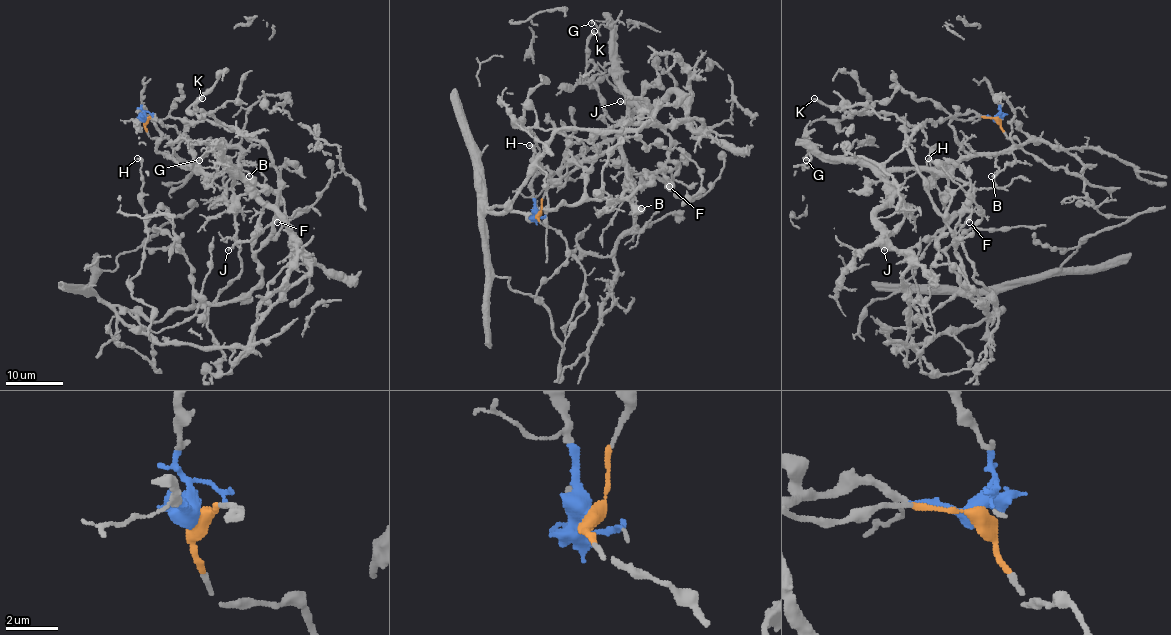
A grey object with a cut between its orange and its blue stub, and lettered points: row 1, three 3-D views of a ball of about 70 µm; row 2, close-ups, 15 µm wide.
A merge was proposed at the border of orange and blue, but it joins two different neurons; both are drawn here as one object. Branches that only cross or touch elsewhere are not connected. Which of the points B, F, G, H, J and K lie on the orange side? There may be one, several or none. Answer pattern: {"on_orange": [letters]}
{"on_orange": ["F", "H", "K"]}

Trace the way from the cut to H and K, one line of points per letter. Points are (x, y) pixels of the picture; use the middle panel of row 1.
H: (537, 213), (628, 123), (670, 136), (620, 199), (591, 199), (570, 152), (550, 177), (528, 145)
K: (537, 213), (556, 173), (625, 126), (604, 110), (587, 76), (594, 31)

